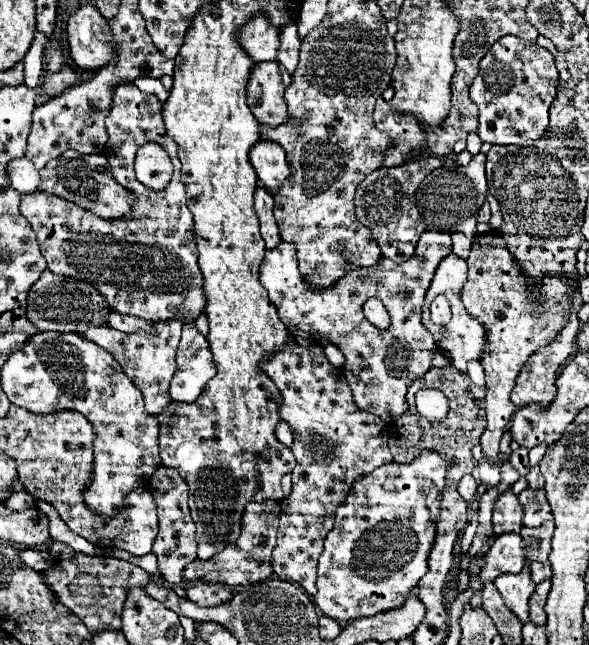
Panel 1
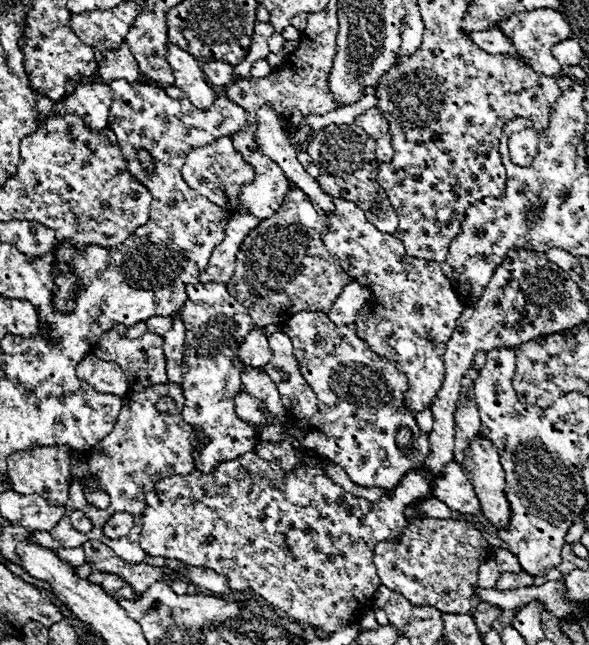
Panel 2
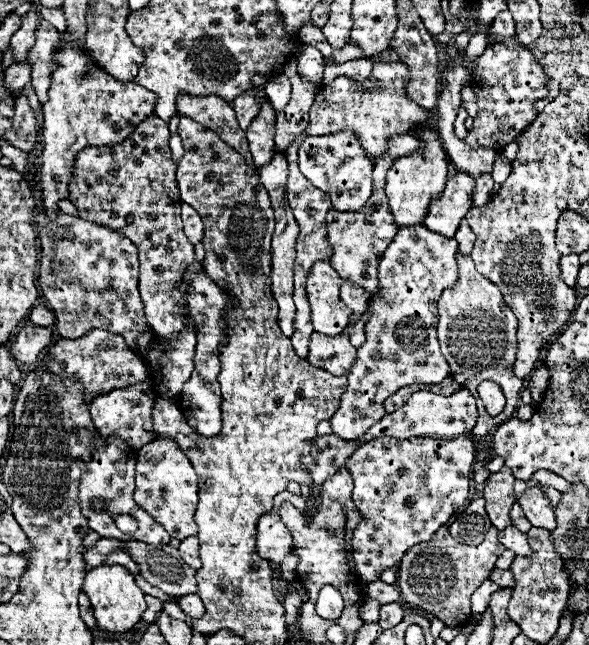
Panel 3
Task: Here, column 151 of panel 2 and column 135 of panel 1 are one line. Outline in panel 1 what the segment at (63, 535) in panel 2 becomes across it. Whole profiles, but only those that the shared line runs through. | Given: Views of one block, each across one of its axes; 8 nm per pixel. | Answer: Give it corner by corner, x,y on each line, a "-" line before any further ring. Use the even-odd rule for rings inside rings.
46,330
30,336
28,344
12,352
2,366
2,390
12,404
30,412
76,408
92,422
96,430
92,442
94,472
82,496
96,514
116,516
122,512
126,496
148,486
152,472
160,468
158,422
144,412
140,390
104,348
84,340
80,334

